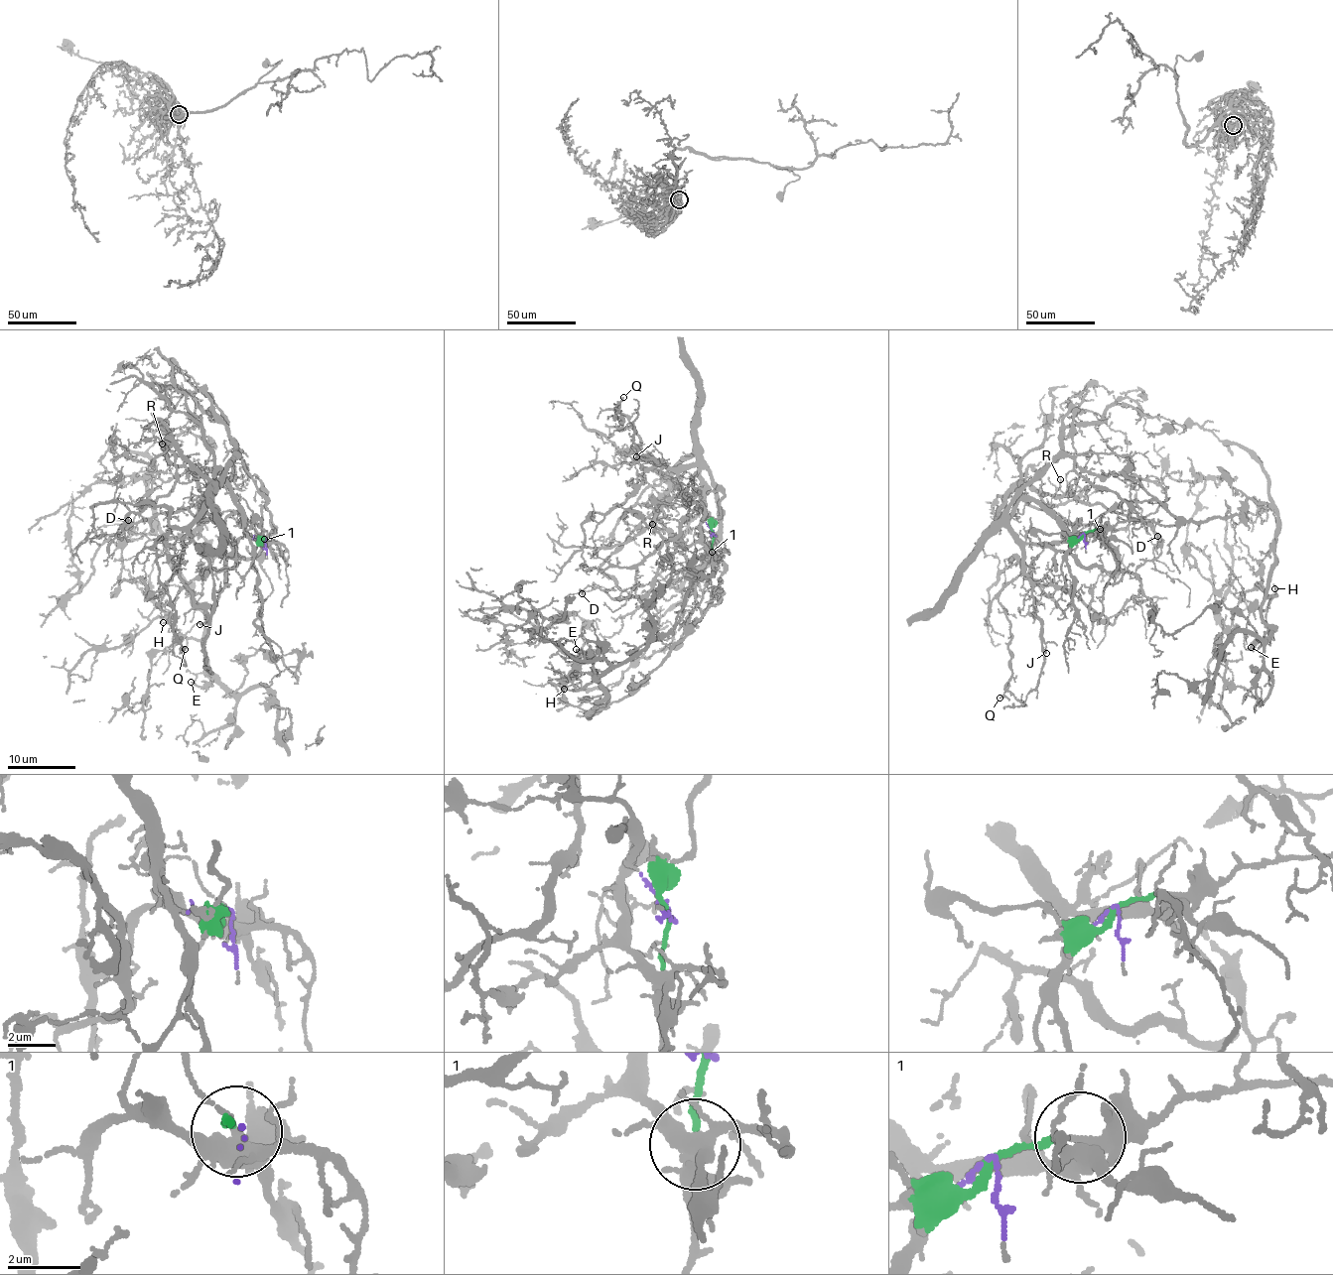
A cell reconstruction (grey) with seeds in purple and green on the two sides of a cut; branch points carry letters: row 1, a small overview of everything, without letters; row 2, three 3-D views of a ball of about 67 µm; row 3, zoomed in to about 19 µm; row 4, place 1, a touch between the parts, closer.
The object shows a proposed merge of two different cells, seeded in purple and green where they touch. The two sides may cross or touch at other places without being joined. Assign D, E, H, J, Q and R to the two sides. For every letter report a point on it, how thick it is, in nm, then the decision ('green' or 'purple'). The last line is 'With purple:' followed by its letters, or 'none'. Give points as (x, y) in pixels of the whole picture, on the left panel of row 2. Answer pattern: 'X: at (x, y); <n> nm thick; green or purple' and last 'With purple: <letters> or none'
D: at (128, 520); 120 nm thick; purple
E: at (191, 682); 120 nm thick; green
H: at (163, 622); 110 nm thick; green
J: at (199, 624); 120 nm thick; purple
Q: at (185, 649); 100 nm thick; purple
R: at (162, 444); 110 nm thick; purple
With purple: D, J, Q, R

